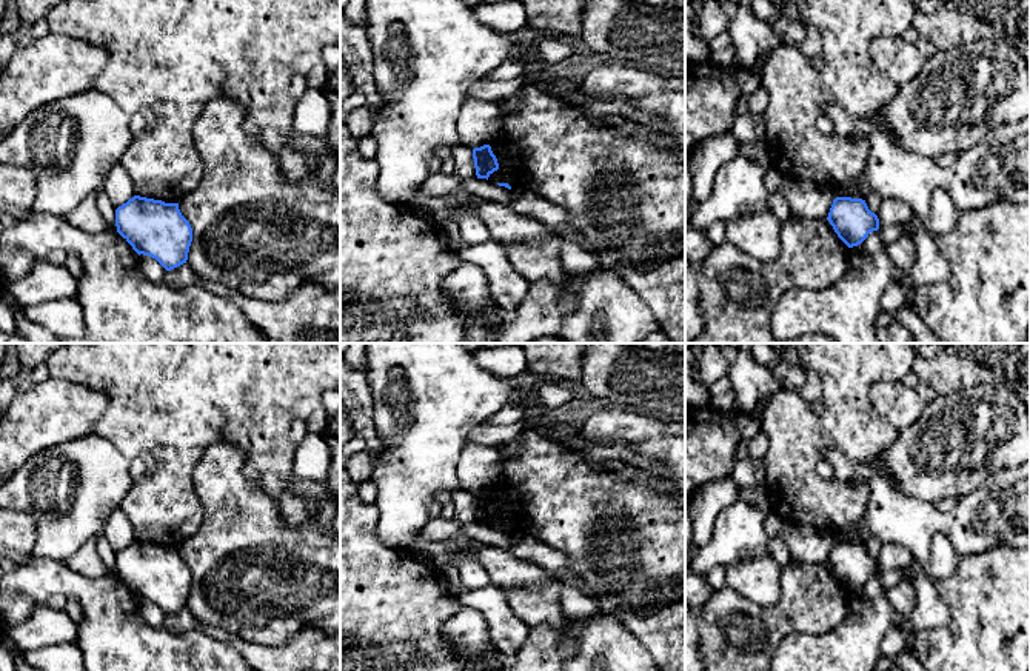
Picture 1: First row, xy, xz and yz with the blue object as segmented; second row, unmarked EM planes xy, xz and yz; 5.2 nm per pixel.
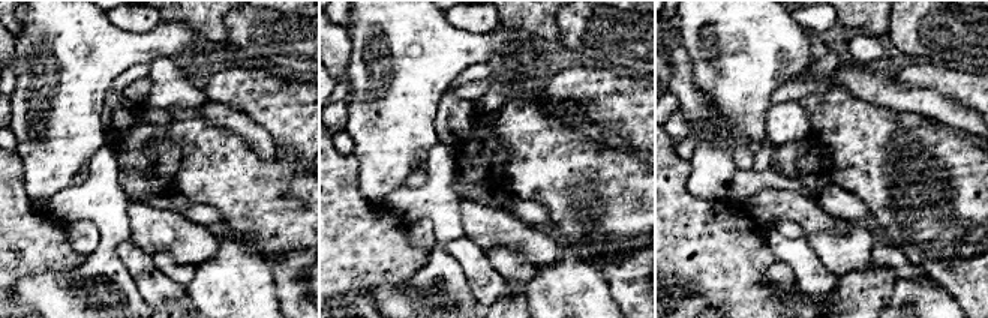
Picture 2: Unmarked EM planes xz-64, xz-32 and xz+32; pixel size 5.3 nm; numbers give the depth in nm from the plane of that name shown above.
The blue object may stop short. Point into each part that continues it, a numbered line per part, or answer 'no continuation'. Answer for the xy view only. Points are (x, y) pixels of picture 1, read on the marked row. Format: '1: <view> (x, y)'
no continuation

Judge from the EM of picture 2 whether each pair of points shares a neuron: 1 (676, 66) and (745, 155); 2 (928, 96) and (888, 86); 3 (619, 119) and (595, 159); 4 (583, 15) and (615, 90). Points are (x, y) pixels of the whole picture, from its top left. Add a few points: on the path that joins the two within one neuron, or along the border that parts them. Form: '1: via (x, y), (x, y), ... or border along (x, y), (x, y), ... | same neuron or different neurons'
1: via (685, 90), (723, 137) | same neuron
2: via (918, 96), (898, 96) | same neuron
3: border along (609, 135), (639, 153) | different neurons
4: border along (588, 62), (639, 77) | different neurons

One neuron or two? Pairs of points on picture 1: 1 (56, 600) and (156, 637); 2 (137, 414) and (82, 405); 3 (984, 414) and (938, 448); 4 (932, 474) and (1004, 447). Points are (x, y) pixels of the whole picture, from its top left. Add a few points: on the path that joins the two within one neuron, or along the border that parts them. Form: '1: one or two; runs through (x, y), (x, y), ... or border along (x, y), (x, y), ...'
1: two; border along (66, 597), (53, 594), (43, 604)
2: two; border along (80, 385), (108, 400), (91, 431)
3: one; runs through (979, 428), (966, 442), (958, 442), (952, 448)
4: one; runs through (950, 456), (959, 447), (986, 447)

